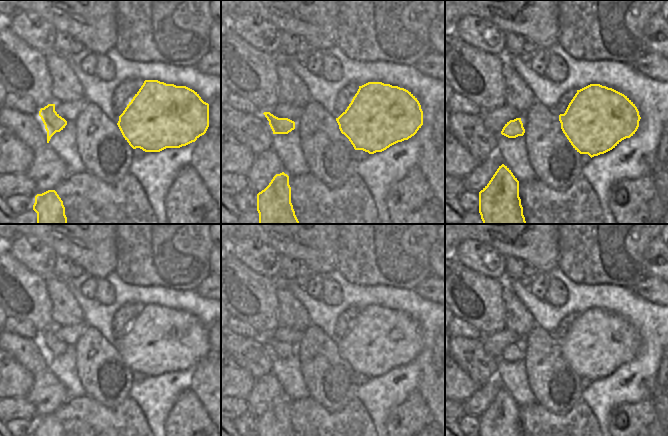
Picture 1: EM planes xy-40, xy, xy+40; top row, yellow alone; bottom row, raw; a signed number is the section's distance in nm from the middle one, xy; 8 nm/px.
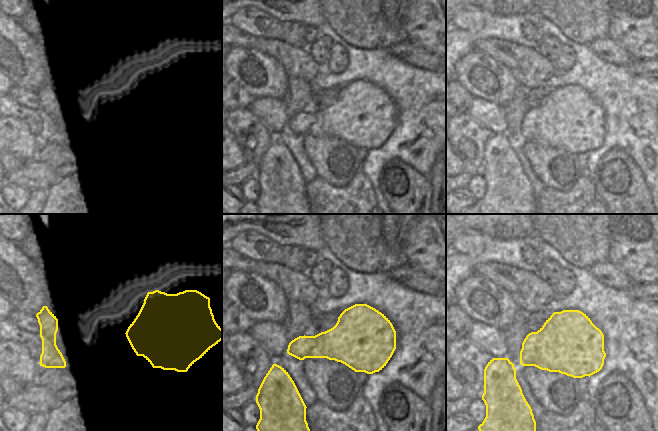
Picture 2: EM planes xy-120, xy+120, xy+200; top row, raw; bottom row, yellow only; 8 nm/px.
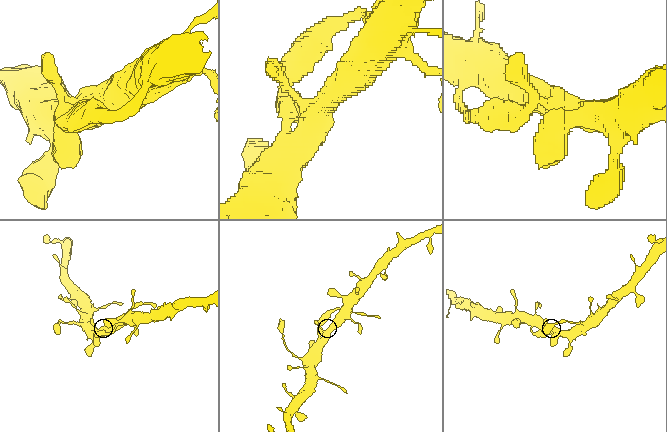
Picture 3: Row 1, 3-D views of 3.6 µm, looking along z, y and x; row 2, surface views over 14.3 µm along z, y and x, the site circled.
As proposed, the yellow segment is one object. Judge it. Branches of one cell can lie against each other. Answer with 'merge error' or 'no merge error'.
no merge error

